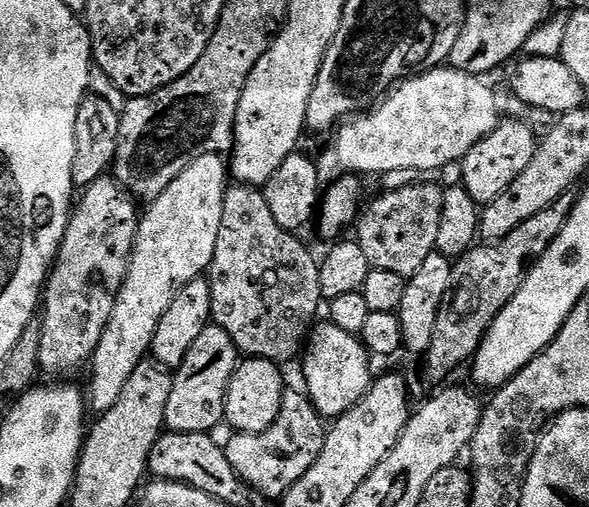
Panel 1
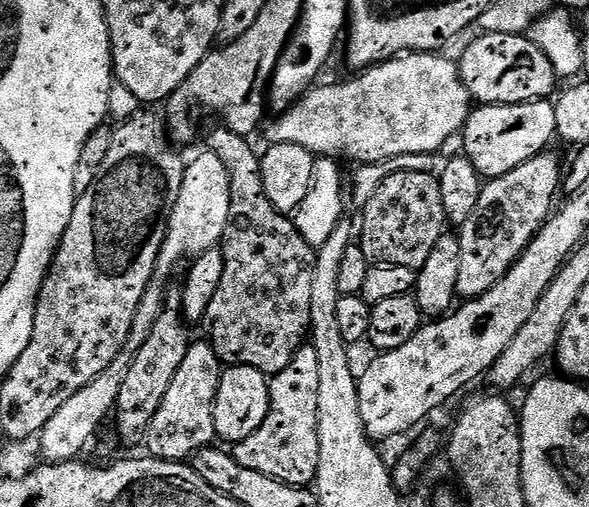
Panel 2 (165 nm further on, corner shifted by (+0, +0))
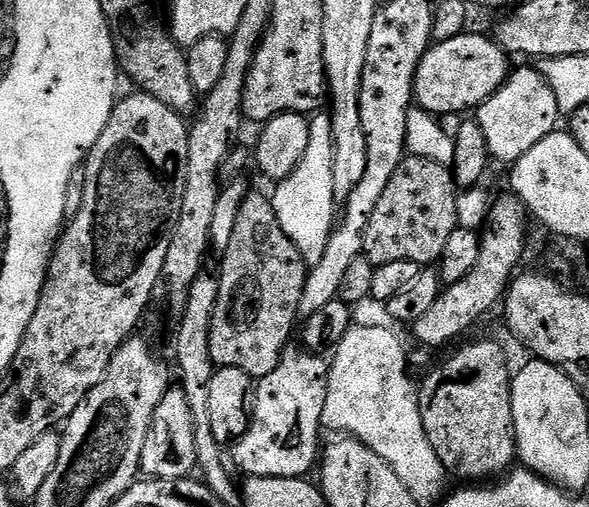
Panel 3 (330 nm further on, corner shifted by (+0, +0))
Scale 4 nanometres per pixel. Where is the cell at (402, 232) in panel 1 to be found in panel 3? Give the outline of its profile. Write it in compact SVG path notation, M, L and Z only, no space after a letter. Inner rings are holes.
M405 155L398 170L394 170L394 178L386 185L378 206L374 206L374 214L368 219L363 256L377 269L390 262L435 265L450 234L458 227L457 195L456 179L449 165Z

